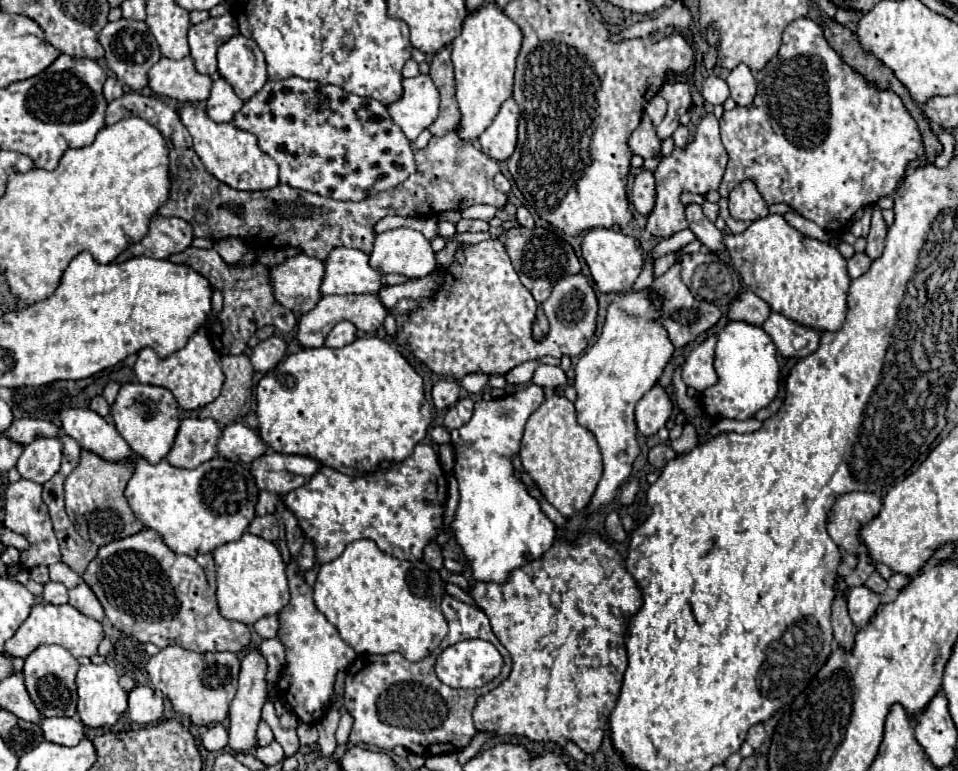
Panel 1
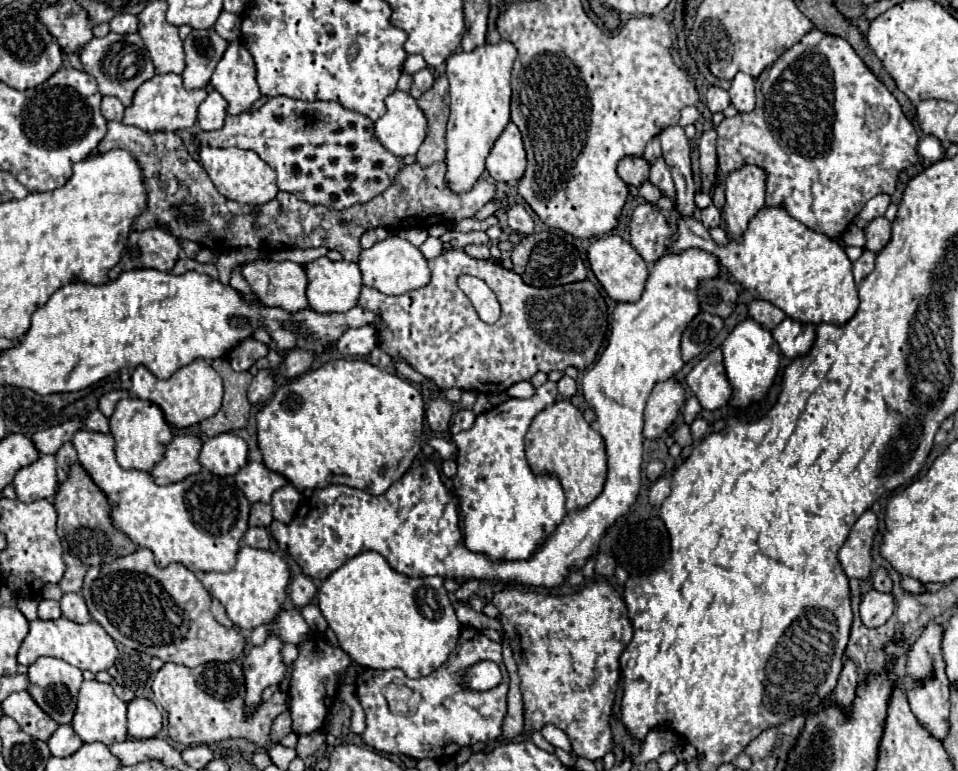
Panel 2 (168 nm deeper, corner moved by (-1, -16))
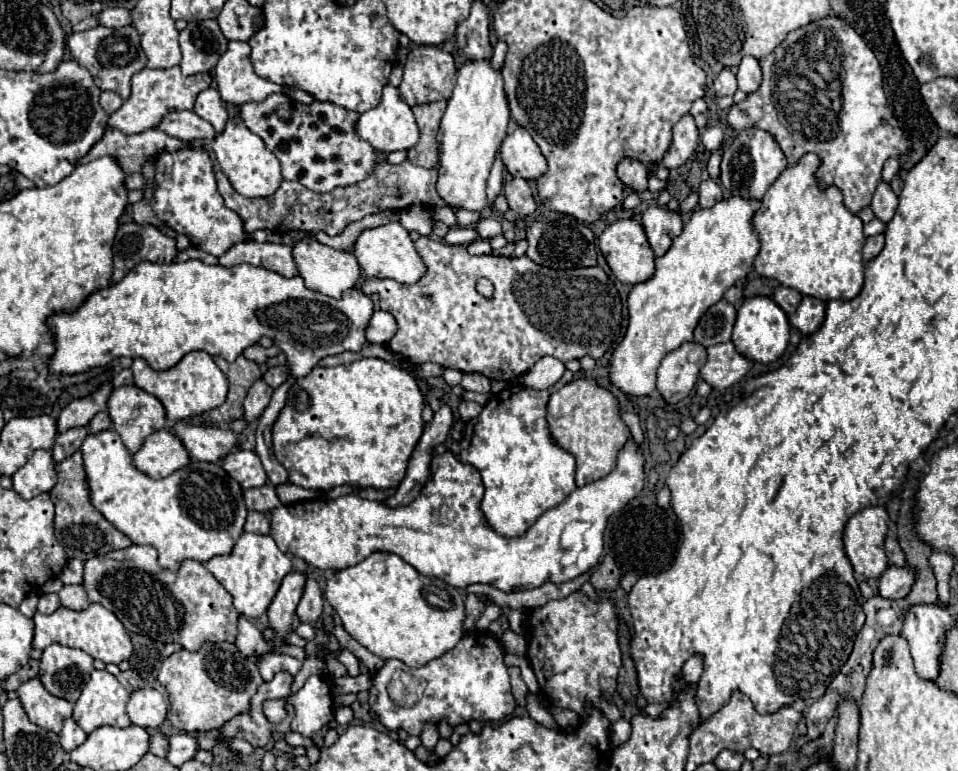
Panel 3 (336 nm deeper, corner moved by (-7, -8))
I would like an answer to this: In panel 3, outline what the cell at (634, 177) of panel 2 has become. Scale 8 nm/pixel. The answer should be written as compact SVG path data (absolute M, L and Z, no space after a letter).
M622 160L616 168L616 174L620 178L620 182L624 184L624 188L630 188L634 192L644 192L646 184L648 184L648 168L638 162L638 160Z

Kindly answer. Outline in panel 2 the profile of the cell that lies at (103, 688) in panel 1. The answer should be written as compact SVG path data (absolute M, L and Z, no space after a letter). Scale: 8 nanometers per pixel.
M90 680L82 684L78 694L78 704L72 720L74 732L82 738L82 742L122 742L126 740L126 704L114 694L110 684L100 684L98 680Z

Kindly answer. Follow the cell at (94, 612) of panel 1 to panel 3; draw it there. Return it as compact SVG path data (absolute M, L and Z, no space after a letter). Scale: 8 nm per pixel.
M80 584L78 586L64 586L58 592L58 598L60 598L60 604L64 608L70 608L70 610L82 610L82 608L86 608L90 604L86 600L86 590Z

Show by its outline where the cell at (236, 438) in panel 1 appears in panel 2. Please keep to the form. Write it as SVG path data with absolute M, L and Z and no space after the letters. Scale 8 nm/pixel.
M234 434L206 438L200 452L200 464L218 476L234 476L248 464L248 444Z

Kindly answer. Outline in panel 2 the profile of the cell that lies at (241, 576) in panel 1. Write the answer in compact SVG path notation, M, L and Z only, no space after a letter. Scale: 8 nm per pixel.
M242 546L238 552L236 566L230 572L206 572L202 584L214 598L220 600L236 628L254 630L260 624L272 622L284 608L288 580L290 580L288 564L278 554L270 550Z

